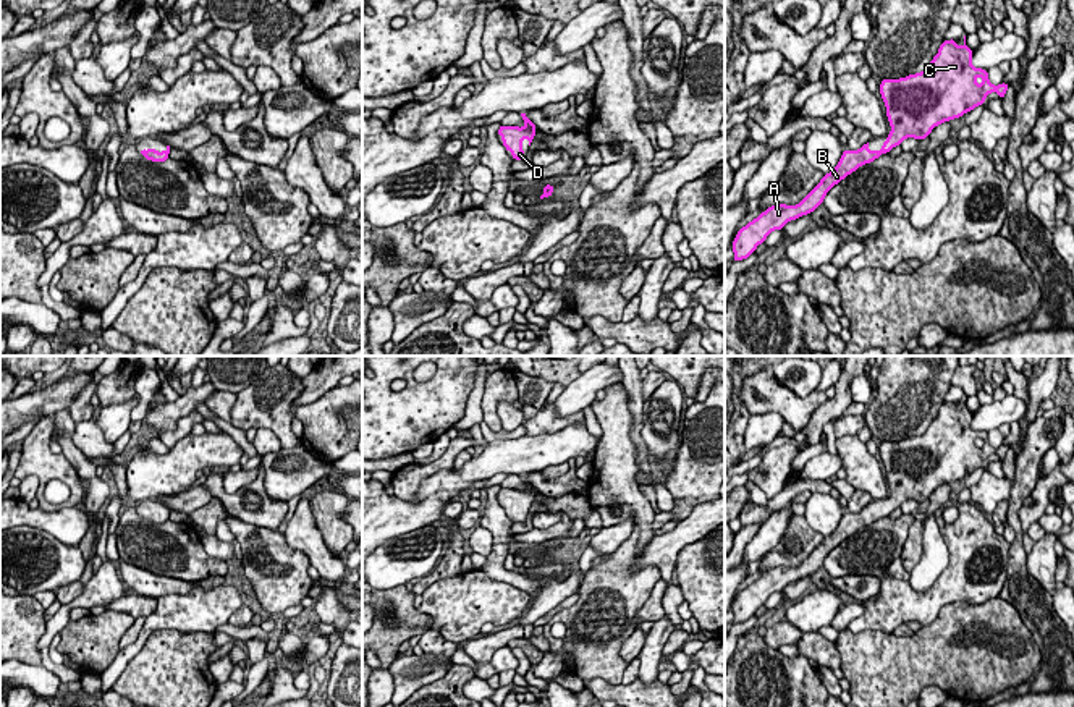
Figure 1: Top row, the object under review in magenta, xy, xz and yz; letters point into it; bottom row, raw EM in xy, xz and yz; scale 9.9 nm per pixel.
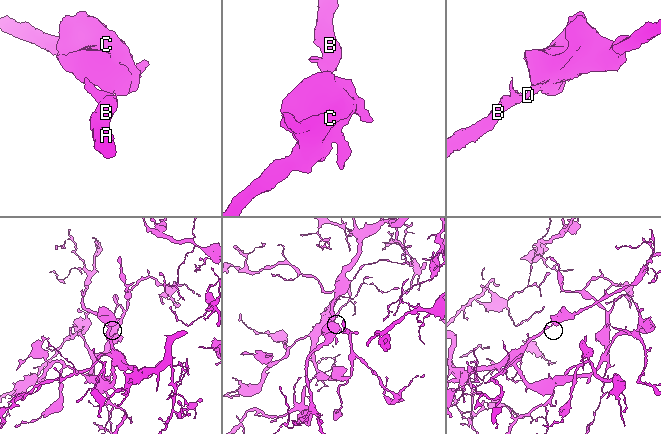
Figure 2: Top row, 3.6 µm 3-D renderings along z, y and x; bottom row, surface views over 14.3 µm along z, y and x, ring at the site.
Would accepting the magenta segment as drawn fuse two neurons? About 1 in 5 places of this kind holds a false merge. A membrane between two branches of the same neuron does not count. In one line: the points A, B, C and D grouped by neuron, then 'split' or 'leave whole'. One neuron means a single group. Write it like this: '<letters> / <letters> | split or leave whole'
A B C D | leave whole

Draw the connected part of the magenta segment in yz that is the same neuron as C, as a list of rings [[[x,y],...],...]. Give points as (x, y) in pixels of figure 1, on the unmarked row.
[[[966,398],[961,409],[956,408],[956,401],[943,403],[938,416],[922,435],[909,437],[899,442],[882,442],[878,455],[885,464],[886,479],[891,489],[891,495],[886,498],[883,508],[870,513],[867,505],[859,513],[844,511],[839,519],[839,526],[830,536],[823,537],[820,545],[797,568],[776,566],[763,573],[757,581],[736,595],[731,608],[734,613],[733,623],[738,624],[747,621],[759,607],[765,605],[767,599],[773,592],[783,592],[788,584],[812,576],[823,566],[823,560],[835,547],[856,534],[859,529],[888,516],[904,502],[915,500],[917,503],[922,503],[928,500],[935,489],[943,484],[951,484],[953,481],[961,481],[966,474],[982,468],[990,455],[996,455],[1000,461],[1004,461],[1009,447],[1001,445],[1000,448],[993,448],[988,442],[987,432],[972,429],[972,416],[974,413],[970,413],[966,406]]]

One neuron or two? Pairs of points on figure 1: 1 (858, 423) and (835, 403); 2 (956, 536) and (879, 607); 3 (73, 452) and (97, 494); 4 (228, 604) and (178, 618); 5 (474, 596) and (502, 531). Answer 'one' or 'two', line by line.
1: two
2: one
3: one
4: one
5: two

